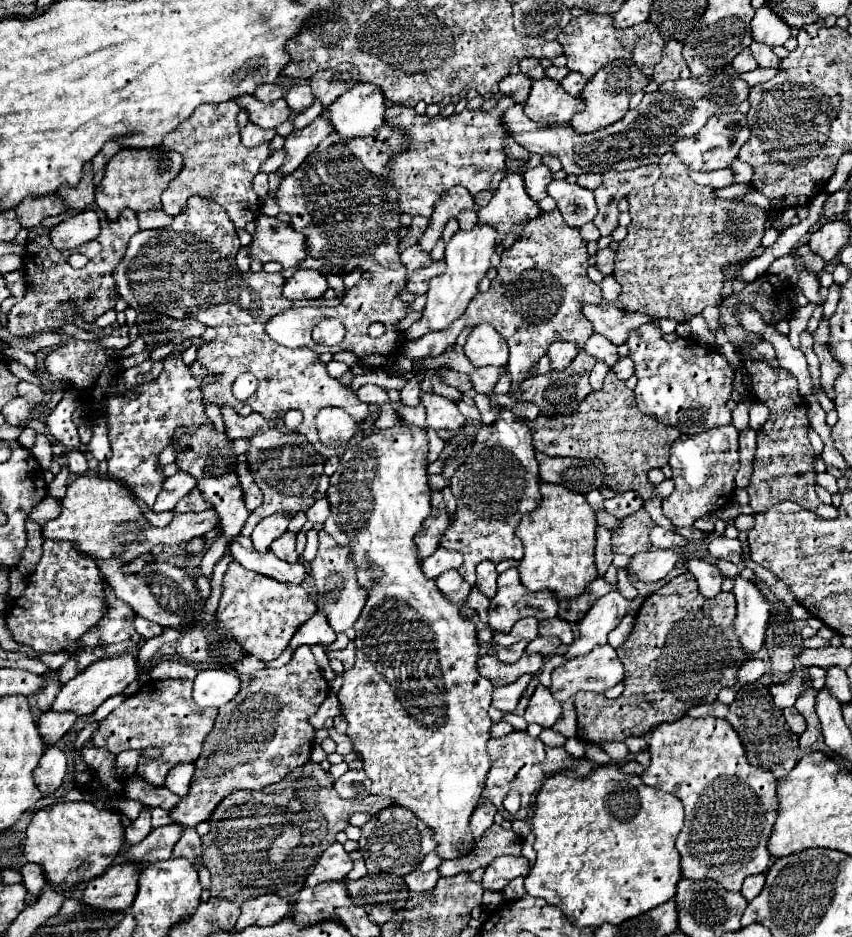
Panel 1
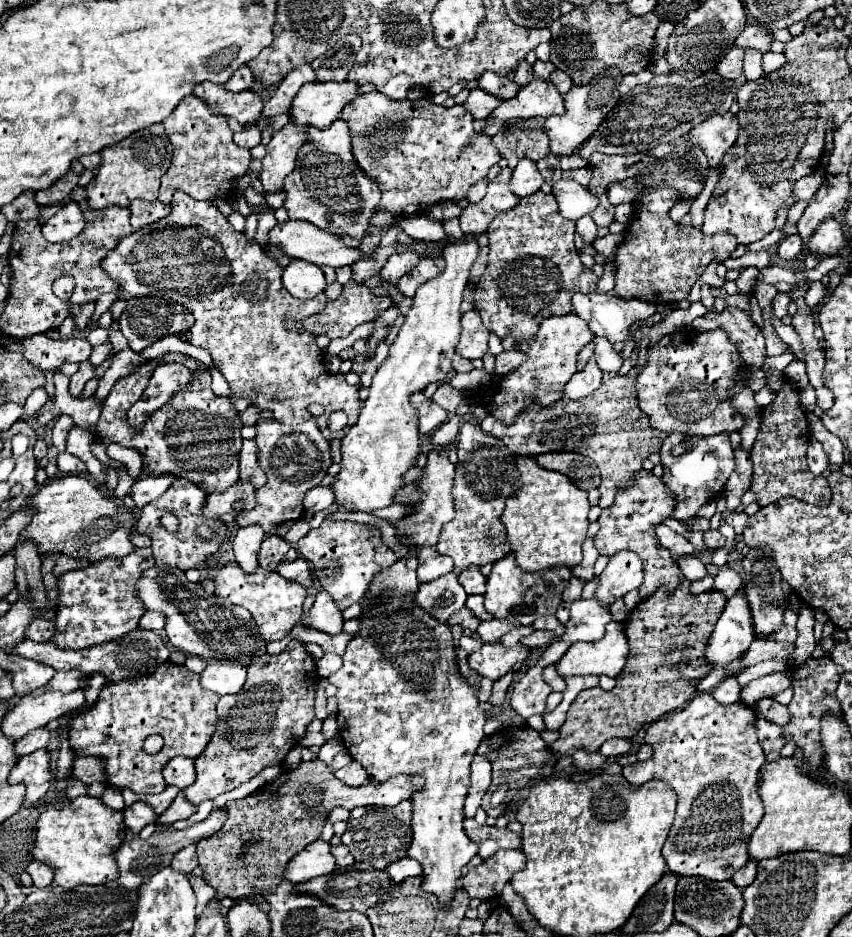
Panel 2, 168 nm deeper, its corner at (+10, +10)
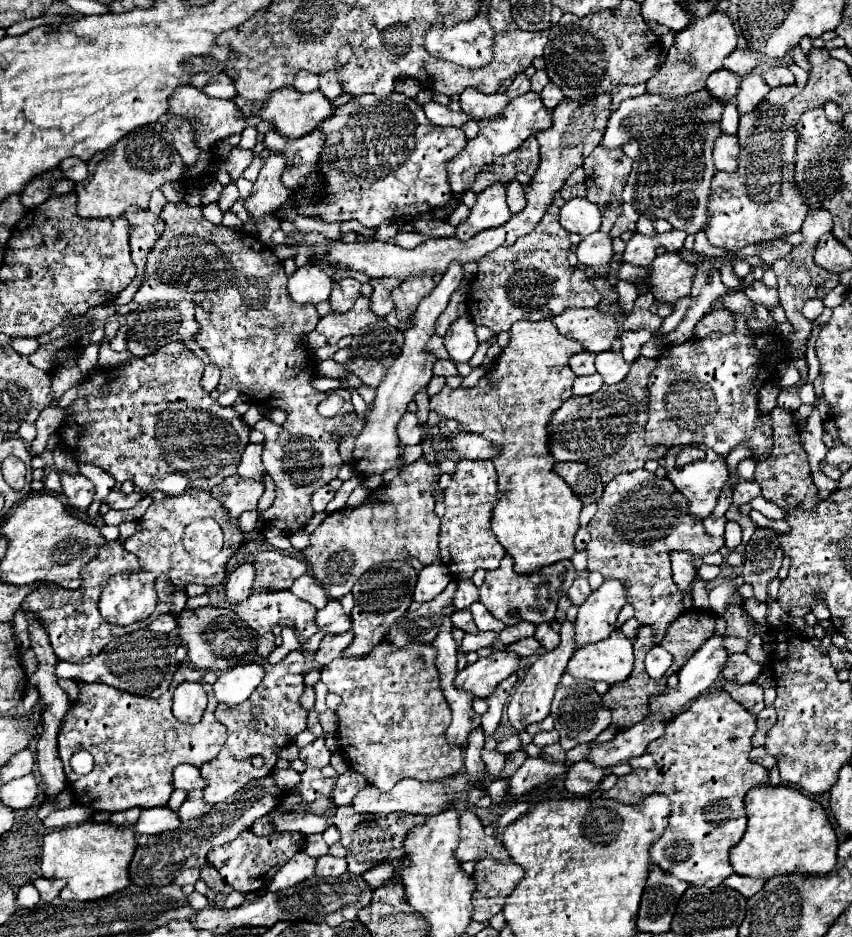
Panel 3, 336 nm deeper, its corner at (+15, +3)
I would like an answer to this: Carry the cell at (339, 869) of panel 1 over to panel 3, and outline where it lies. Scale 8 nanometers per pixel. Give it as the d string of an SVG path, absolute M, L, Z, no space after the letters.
M298 851L276 875L274 879L270 881L268 889L270 891L280 891L280 889L286 889L286 887L292 887L308 877L314 875L314 867L316 867L316 859L306 855L304 851Z

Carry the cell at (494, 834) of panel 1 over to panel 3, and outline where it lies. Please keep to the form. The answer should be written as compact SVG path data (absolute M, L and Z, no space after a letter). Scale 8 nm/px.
M466 809L460 813L460 845L456 849L456 859L480 861L486 857L492 857L496 861L510 859L506 847L500 841L496 841L496 837L488 837L484 833L484 825L474 815L474 811Z

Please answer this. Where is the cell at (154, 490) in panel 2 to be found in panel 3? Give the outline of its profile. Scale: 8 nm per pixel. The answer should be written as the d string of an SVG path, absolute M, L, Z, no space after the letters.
M114 489L108 497L104 497L104 501L102 503L106 503L106 505L110 505L110 509L132 509L138 501L142 499L142 495L140 493L122 493L120 489Z

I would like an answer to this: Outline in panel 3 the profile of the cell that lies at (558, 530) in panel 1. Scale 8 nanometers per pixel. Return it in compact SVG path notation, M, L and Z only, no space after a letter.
M546 319L516 321L510 335L510 343L474 387L452 389L446 385L430 397L430 409L456 419L464 431L482 435L498 449L492 463L502 477L502 493L492 509L492 531L506 553L514 557L516 573L532 573L576 553L574 535L582 501L554 473L556 461L548 449L548 425L552 413L572 397L576 375L568 367L568 359L584 347L560 335Z

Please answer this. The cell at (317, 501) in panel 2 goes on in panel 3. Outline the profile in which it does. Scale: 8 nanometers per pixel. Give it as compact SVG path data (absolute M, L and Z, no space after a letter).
M330 485L318 489L318 491L312 495L312 507L314 507L314 511L316 511L316 513L324 511L326 505L328 505L332 499L334 499L334 489L332 489Z

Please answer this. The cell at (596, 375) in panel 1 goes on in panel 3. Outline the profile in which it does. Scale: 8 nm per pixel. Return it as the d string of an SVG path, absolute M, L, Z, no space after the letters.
M598 373L586 375L586 377L576 377L574 381L574 395L590 395L596 393L604 385L602 377Z

